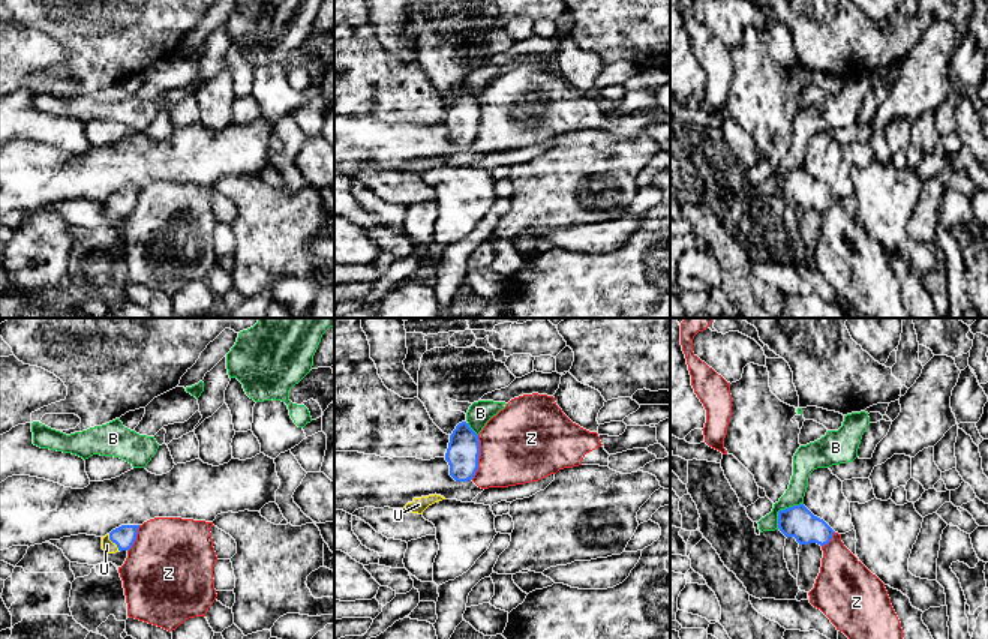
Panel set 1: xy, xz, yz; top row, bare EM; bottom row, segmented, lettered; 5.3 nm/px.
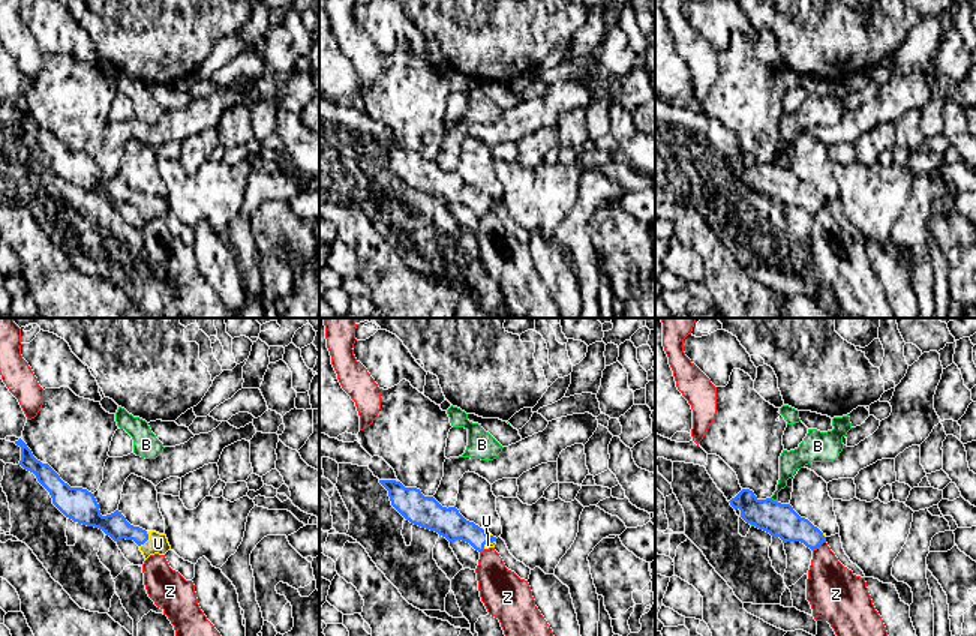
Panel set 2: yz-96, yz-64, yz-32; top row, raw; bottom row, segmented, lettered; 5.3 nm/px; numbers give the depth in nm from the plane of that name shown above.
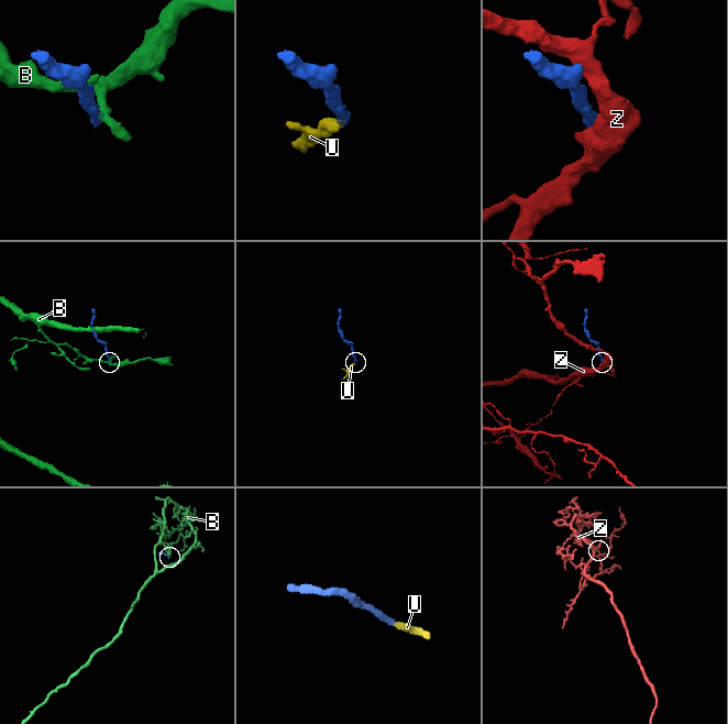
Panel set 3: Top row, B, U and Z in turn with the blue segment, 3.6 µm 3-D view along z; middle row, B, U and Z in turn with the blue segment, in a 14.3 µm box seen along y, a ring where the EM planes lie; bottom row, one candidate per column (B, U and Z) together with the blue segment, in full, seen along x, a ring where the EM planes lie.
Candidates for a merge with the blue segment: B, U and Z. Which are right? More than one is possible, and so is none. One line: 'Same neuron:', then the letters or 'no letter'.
Same neuron: U

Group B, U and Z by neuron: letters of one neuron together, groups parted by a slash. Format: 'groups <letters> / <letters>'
groups B / U / Z

